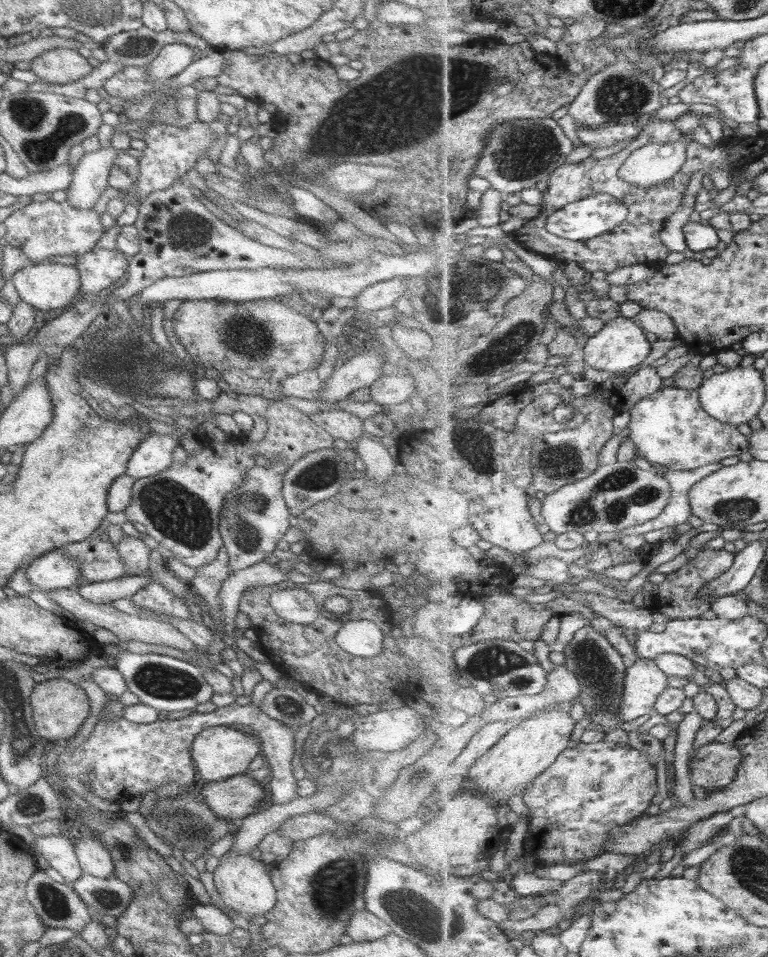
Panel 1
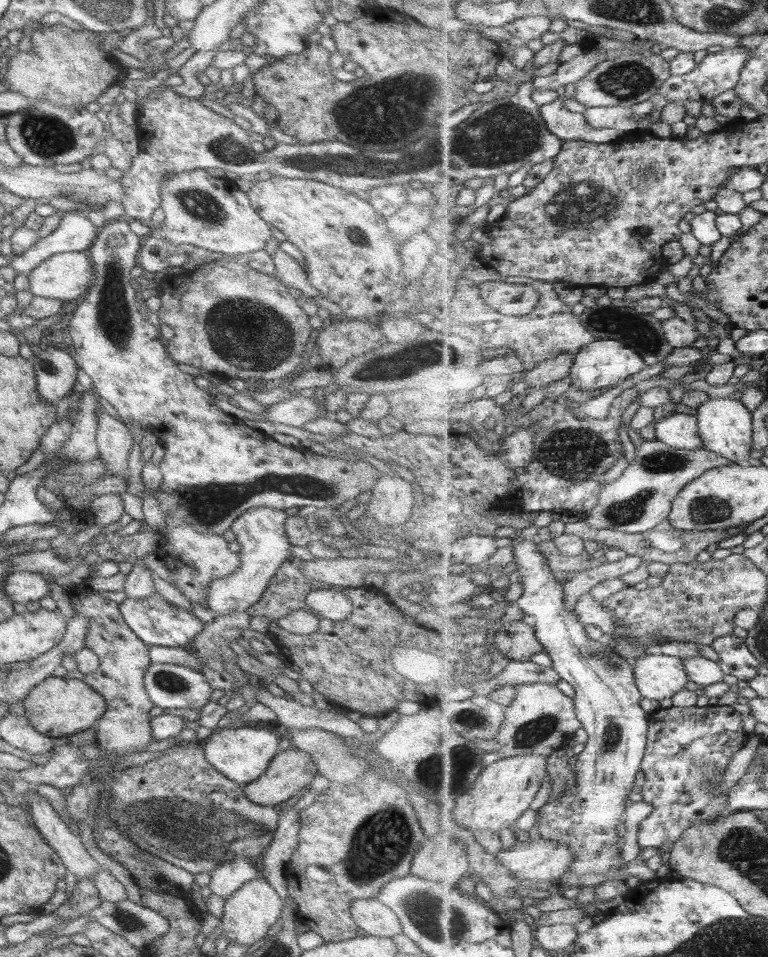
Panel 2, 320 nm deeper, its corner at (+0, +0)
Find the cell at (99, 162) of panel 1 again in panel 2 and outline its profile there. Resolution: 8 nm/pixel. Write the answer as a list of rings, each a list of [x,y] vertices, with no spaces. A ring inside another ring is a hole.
[[[74,207],[74,211],[64,212],[52,232],[39,238],[38,242],[33,243],[21,254],[11,255],[8,265],[13,272],[26,276],[52,254],[81,252],[89,247],[98,228],[79,211],[81,211],[80,207]]]

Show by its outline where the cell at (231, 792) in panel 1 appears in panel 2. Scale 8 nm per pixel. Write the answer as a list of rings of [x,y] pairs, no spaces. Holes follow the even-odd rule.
[[[290,745],[271,759],[259,778],[244,785],[243,798],[247,798],[248,802],[253,802],[258,806],[282,807],[291,796],[301,792],[301,788],[309,786],[315,773],[316,768],[310,754]]]

